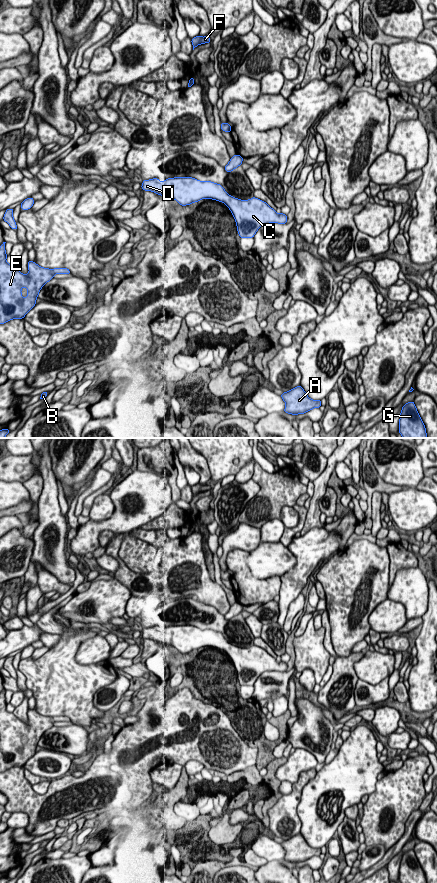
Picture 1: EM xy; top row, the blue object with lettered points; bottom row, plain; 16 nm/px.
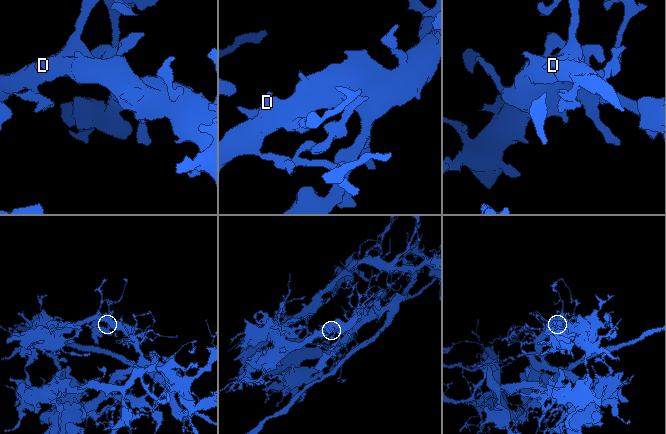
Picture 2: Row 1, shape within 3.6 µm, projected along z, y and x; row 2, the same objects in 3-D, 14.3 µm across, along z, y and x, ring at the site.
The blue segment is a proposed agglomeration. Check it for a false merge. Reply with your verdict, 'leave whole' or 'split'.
split

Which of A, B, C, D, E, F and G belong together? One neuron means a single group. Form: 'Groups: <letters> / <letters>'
Groups: A B C D E G / F

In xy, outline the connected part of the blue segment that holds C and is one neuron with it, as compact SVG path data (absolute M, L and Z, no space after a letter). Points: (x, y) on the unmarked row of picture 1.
M175 625L160 630L158 626L143 628L142 638L175 647L180 653L190 653L201 647L223 650L232 660L240 686L253 686L264 672L287 670L287 663L277 662L266 650L251 646L240 648L230 644L224 636L210 629L199 629L191 625Z

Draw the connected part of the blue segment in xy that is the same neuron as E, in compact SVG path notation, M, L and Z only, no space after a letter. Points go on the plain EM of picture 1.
M5 691L0 694L0 772L23 767L35 754L45 731L55 722L70 722L67 716L43 716L29 708L29 721L24 723L6 710Z

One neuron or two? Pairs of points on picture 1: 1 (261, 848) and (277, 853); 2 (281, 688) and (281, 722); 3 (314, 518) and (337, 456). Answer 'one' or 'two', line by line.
1: one
2: two
3: one

